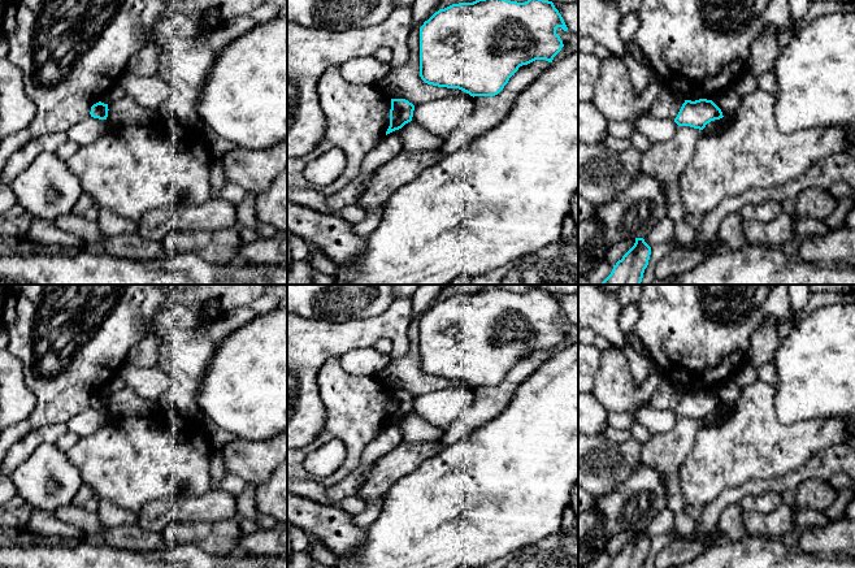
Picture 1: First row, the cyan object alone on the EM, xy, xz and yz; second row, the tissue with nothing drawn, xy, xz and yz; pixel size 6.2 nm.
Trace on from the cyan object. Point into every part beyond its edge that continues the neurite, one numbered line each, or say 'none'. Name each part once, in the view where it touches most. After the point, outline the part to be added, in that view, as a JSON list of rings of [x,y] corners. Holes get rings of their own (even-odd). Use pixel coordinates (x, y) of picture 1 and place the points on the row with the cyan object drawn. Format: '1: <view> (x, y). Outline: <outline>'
none

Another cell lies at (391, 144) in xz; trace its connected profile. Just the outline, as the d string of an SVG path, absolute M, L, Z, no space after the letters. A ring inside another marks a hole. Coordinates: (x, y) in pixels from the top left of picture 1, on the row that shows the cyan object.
M400 129L383 136L383 139L363 160L359 175L347 186L325 198L325 203L331 209L342 209L347 205L357 204L361 196L361 186L385 162L391 160L403 149Z

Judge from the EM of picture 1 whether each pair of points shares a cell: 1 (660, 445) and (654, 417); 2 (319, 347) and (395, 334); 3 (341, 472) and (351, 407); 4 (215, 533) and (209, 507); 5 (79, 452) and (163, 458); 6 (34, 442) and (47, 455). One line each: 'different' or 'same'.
1: different
2: same
3: same
4: different
5: same
6: different

